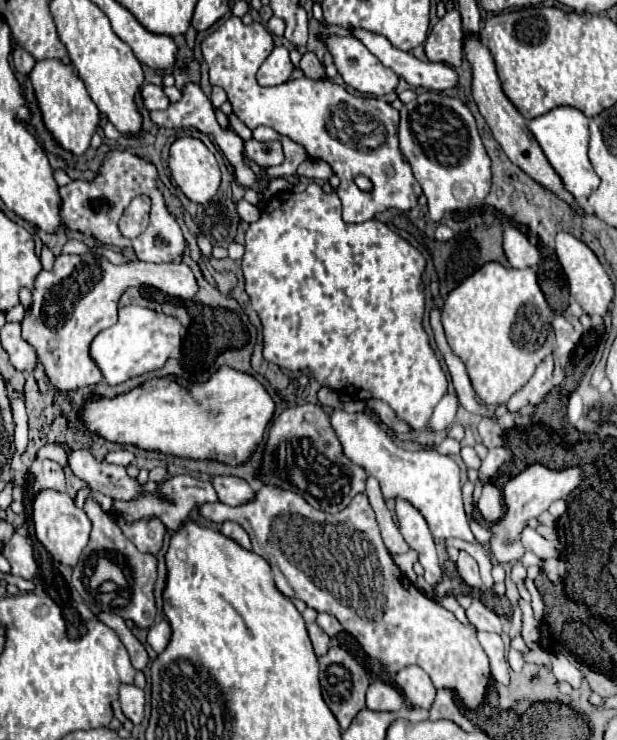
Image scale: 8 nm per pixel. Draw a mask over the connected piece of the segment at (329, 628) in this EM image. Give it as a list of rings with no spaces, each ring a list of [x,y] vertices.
[[[318,614],[318,626],[322,626],[322,630],[328,634],[328,636],[336,636],[338,632],[342,632],[342,626],[336,618],[332,618],[330,614]]]

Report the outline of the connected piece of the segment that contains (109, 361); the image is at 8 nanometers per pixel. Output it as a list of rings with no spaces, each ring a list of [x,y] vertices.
[[[126,306],[126,308],[120,308],[118,322],[112,328],[102,330],[94,338],[90,346],[90,354],[98,364],[98,368],[102,370],[104,380],[110,386],[116,386],[128,380],[130,376],[160,368],[168,360],[174,346],[180,344],[182,336],[184,336],[184,328],[178,318],[160,314],[150,308],[142,308],[142,306]]]

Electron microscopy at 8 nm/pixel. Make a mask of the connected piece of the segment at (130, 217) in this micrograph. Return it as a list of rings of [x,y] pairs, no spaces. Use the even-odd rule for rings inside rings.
[[[136,196],[132,204],[126,208],[124,216],[120,218],[120,232],[126,238],[136,238],[142,234],[148,226],[148,214],[150,214],[150,198],[148,196]]]

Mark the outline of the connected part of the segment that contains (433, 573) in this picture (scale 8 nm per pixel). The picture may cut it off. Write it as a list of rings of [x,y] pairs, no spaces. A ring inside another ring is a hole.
[[[396,498],[396,518],[398,518],[404,540],[410,544],[410,548],[416,548],[420,552],[420,564],[424,568],[426,582],[430,586],[436,586],[440,582],[442,572],[438,566],[434,540],[424,516],[410,502]]]

